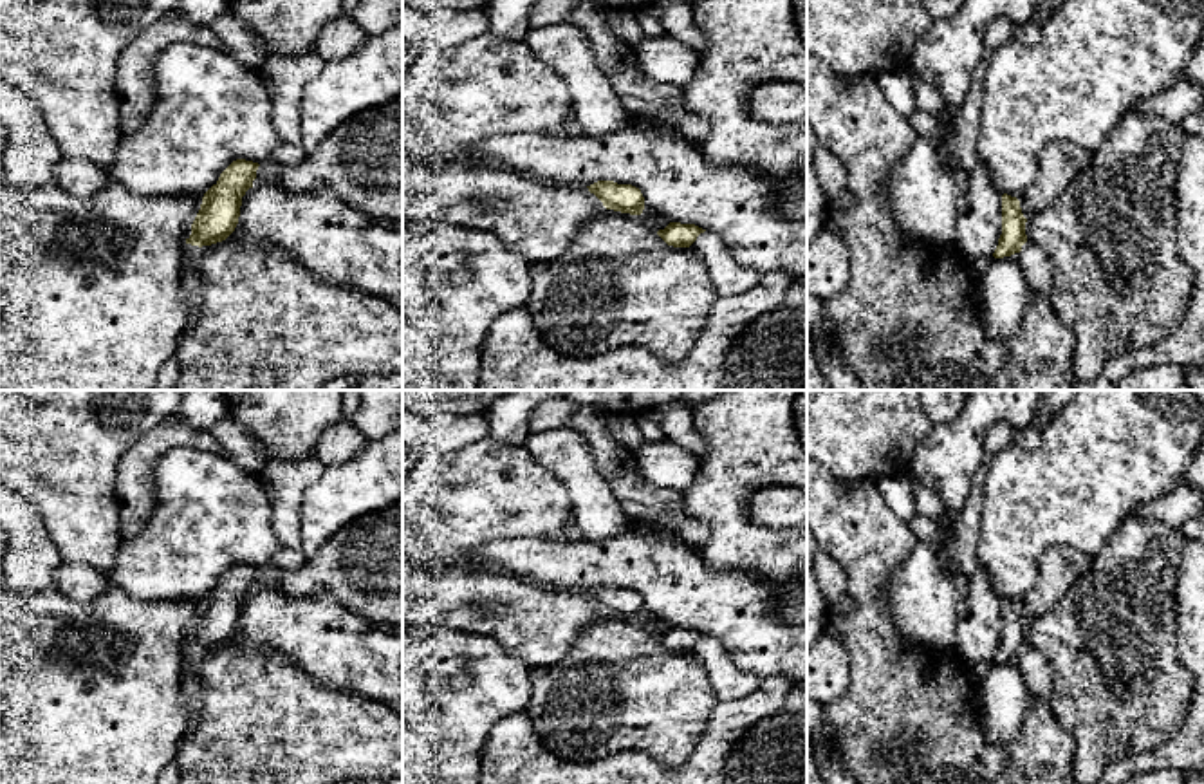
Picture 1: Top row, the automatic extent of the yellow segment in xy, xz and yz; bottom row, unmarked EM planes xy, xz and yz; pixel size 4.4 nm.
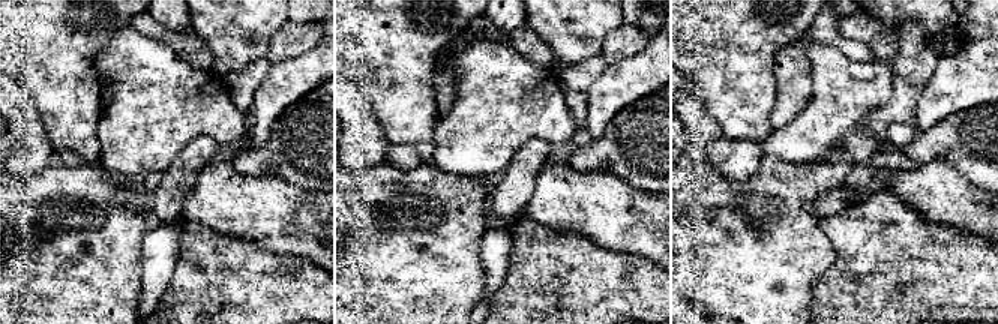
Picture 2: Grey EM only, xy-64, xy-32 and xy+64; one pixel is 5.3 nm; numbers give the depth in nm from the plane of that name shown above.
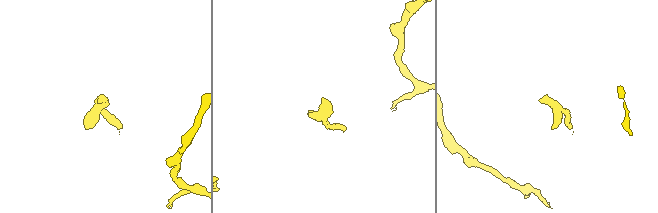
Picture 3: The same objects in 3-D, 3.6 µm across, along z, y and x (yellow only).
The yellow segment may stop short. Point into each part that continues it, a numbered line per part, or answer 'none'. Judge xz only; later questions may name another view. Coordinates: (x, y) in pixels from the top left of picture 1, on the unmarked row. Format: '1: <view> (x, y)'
none

